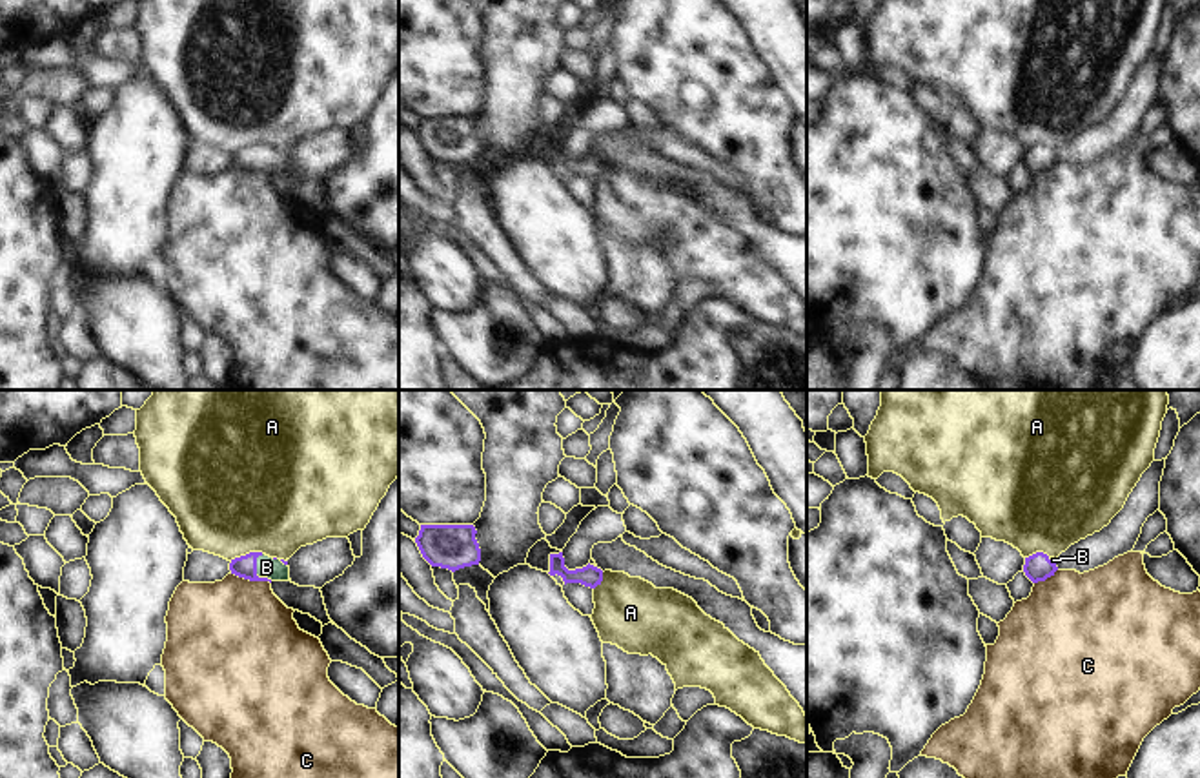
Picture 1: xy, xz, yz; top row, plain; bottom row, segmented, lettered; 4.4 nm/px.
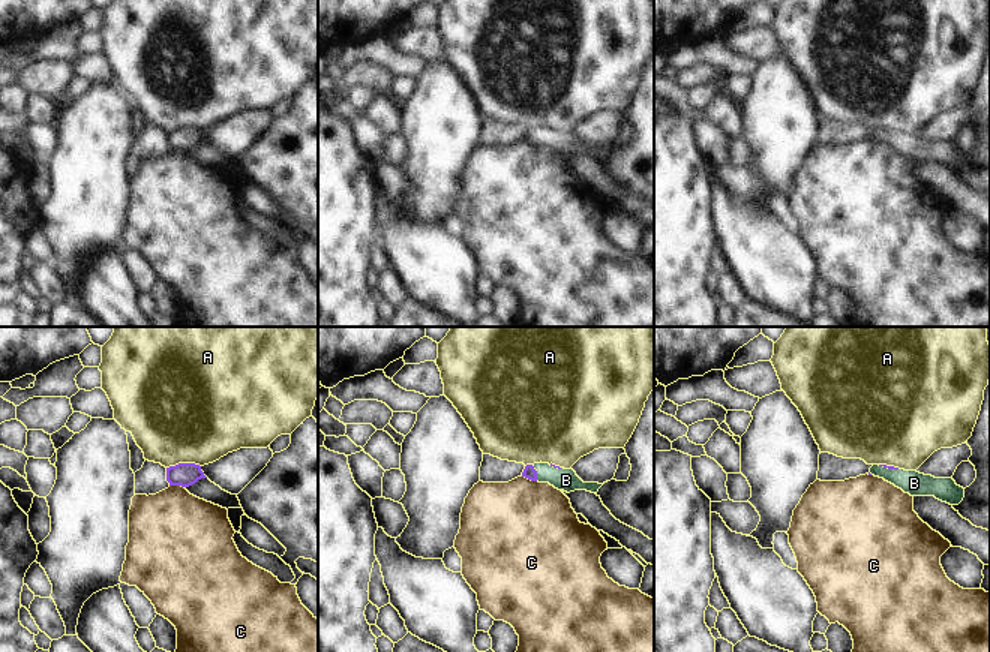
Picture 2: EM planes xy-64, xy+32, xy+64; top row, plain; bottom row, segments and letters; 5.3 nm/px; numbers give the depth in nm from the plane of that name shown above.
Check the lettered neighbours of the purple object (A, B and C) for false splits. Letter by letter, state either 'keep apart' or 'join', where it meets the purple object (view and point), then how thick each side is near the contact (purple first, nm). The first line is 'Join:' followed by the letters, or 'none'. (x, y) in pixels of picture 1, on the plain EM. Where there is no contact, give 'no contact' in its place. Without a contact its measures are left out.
Join: B
A: keep apart | xy (246, 146) | 100/500 nm
B: join | xy (255, 164) | 100/100 nm
C: keep apart | xy (252, 172) | 100/480 nm

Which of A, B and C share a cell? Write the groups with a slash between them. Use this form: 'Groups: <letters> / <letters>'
Groups: A / B / C.

